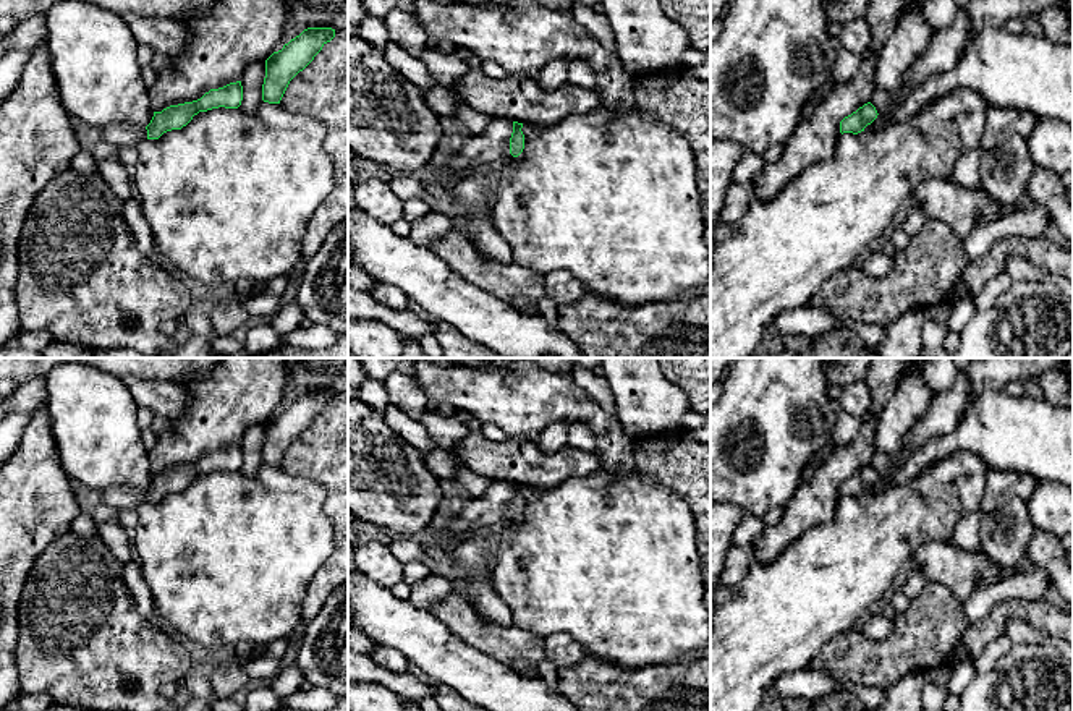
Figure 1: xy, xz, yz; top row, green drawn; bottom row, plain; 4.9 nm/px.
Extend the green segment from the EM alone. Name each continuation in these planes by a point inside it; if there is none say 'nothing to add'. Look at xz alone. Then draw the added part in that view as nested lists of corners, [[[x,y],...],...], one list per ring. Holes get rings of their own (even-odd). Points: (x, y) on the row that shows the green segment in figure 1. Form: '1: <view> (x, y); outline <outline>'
1: xz (494, 144); outline [[[494,118],[484,134],[464,139],[453,159],[442,168],[432,168],[432,175],[447,183],[484,164],[503,160],[510,154],[511,133],[511,120]]]

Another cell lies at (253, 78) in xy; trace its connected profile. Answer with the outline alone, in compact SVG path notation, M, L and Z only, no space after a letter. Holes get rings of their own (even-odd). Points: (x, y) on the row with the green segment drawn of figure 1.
M256 60L252 62L243 78L243 100L240 109L244 113L256 113L259 109L259 104L262 102L262 84L265 78L265 60Z

